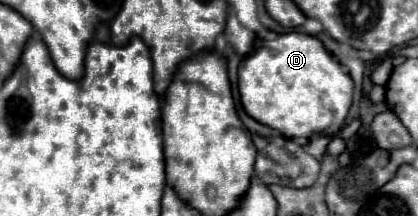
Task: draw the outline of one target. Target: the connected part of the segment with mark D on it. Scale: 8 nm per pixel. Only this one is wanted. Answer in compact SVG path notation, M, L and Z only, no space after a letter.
M292 31L272 41L262 41L262 47L250 53L240 63L238 89L240 89L242 107L252 119L280 131L284 137L290 139L290 137L310 137L310 133L336 135L350 111L354 83L350 75L342 69L338 59L324 49L320 39Z

